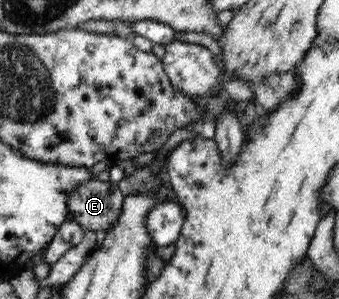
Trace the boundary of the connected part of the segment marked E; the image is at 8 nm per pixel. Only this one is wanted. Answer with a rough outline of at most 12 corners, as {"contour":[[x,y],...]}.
{"contour":[[110,180],[78,182],[65,219],[101,234],[123,195]]}

